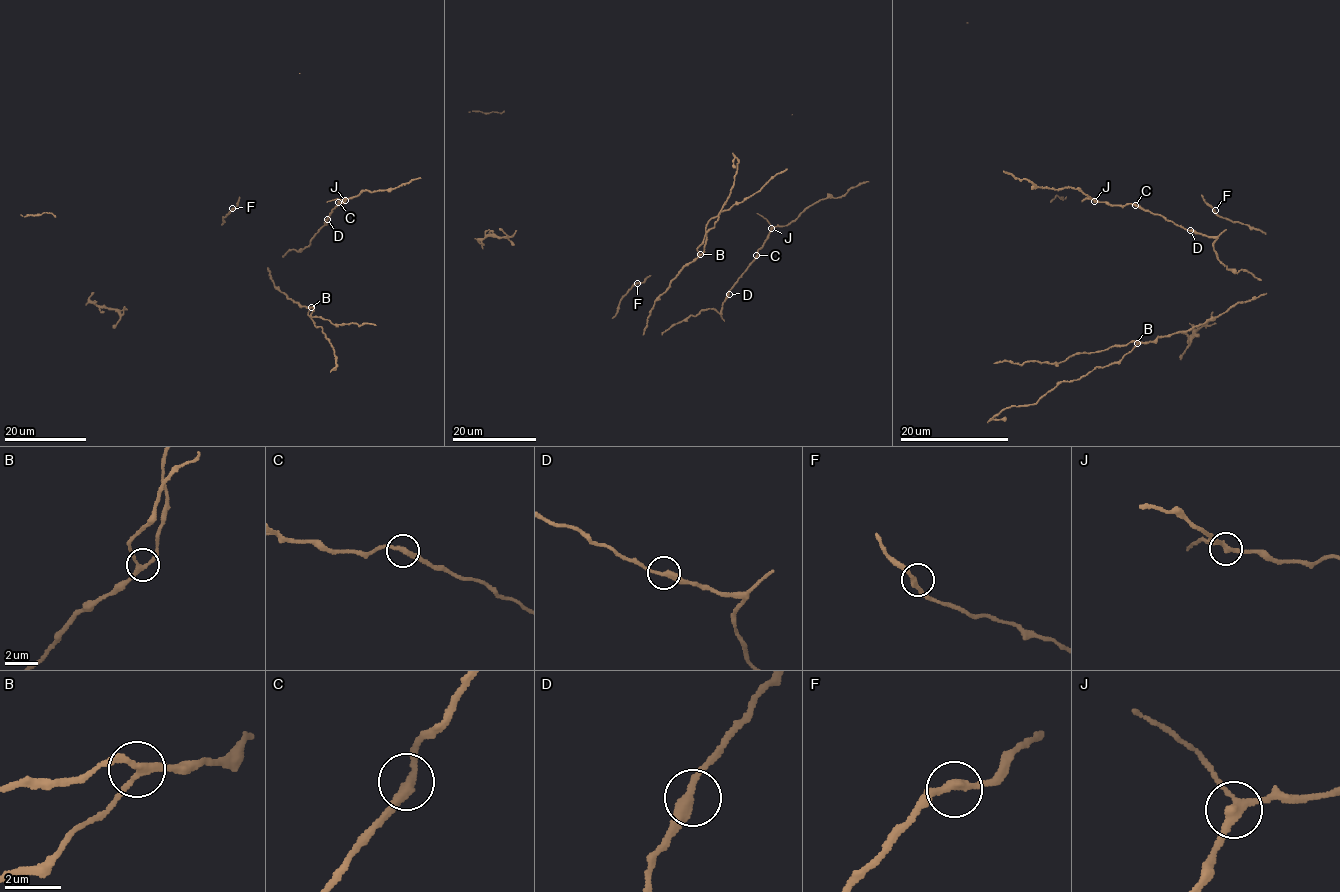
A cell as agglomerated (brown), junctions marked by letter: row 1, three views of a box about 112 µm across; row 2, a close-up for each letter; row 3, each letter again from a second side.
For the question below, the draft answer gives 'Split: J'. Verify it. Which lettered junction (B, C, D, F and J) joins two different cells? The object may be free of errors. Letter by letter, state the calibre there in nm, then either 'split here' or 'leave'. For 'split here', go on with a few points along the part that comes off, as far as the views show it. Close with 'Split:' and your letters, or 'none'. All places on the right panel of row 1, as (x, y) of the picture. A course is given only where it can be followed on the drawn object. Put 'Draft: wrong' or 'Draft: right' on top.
Draft: wrong
B: calibre 240 nm; leave
C: calibre 300 nm; leave
D: calibre 320 nm; leave
F: calibre 280 nm; leave
J: calibre 240 nm; leave
Split: none

